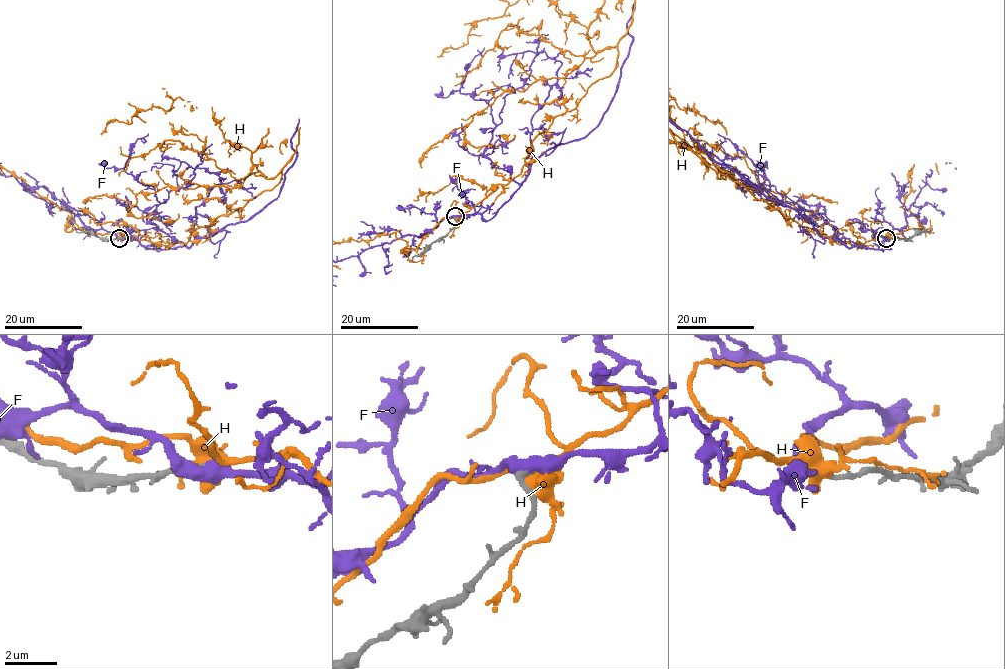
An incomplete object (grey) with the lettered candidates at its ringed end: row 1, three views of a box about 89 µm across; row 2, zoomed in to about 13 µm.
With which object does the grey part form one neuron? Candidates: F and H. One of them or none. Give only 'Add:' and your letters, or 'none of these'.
Add: F

